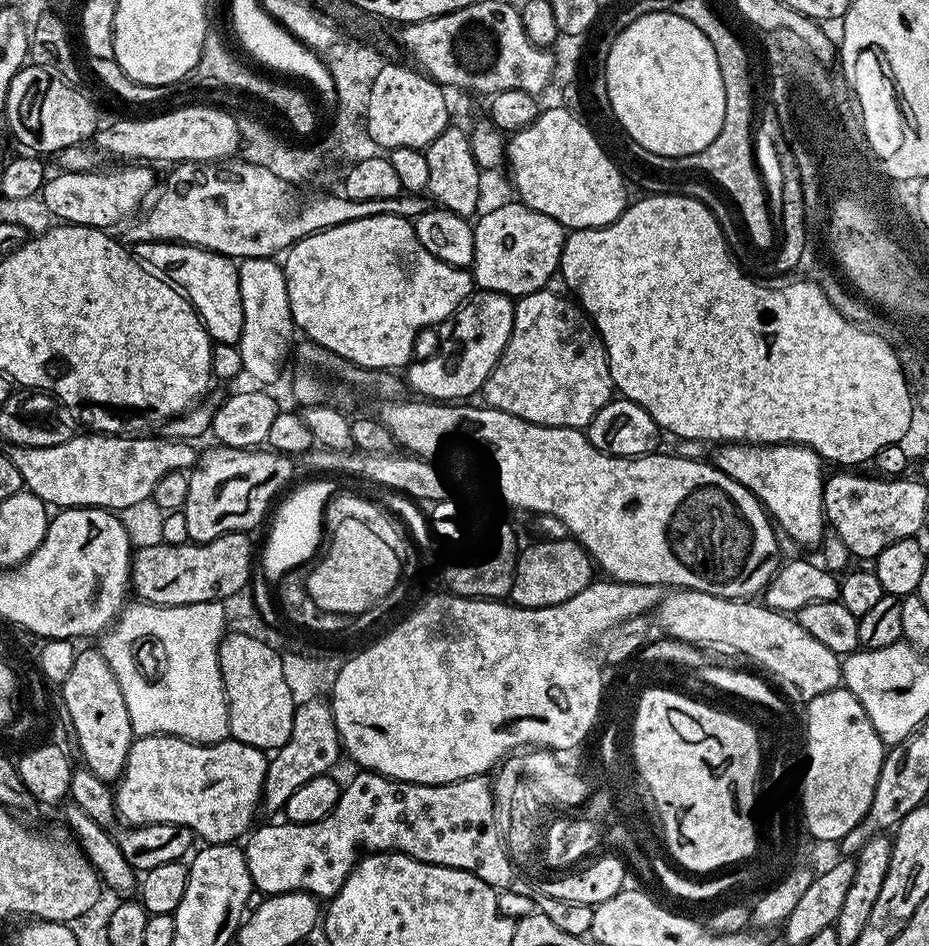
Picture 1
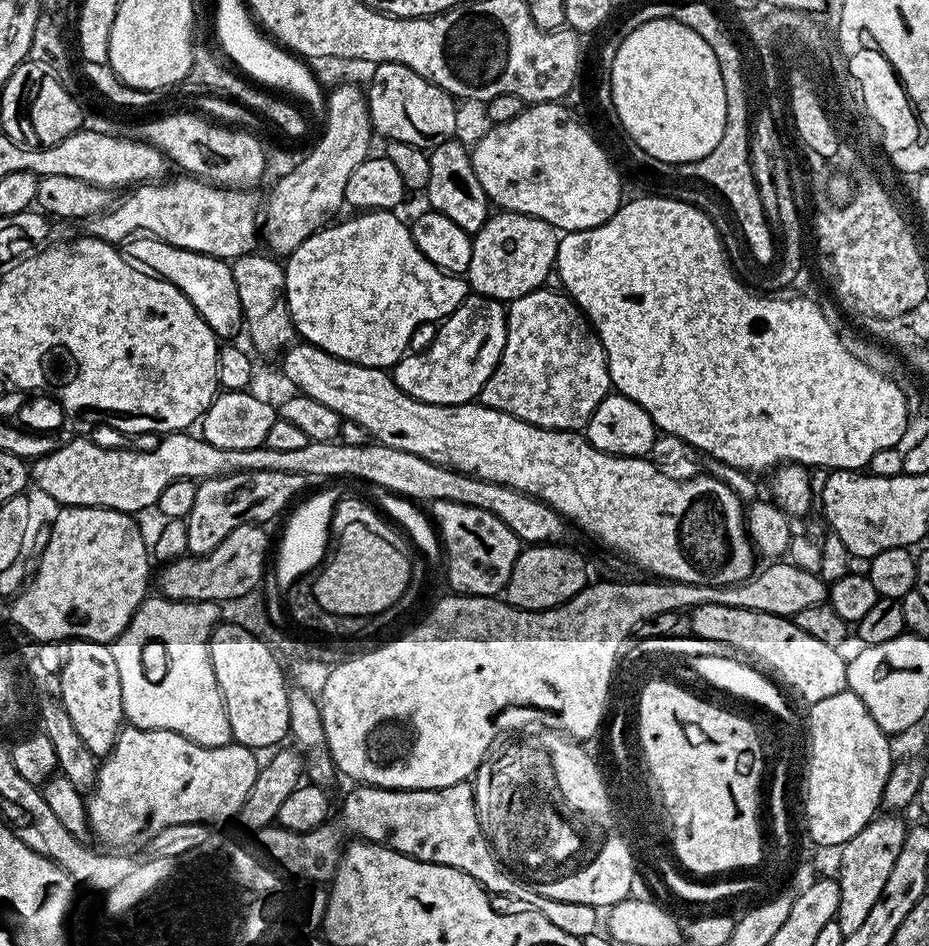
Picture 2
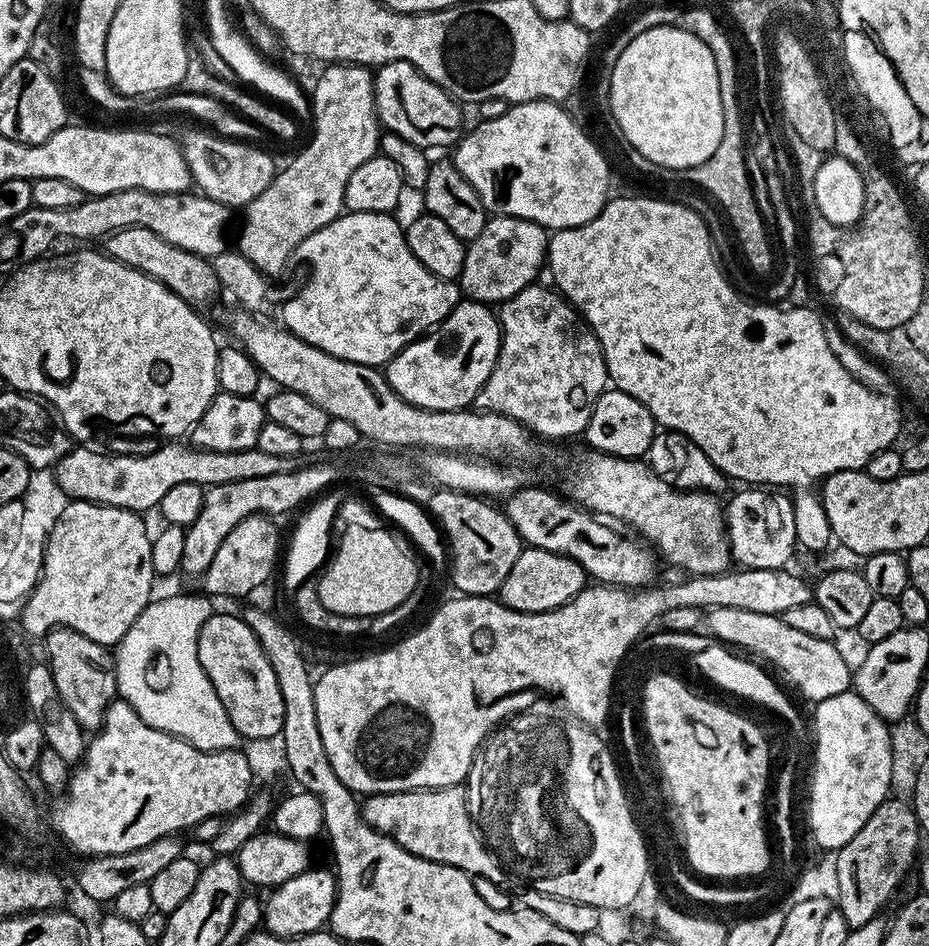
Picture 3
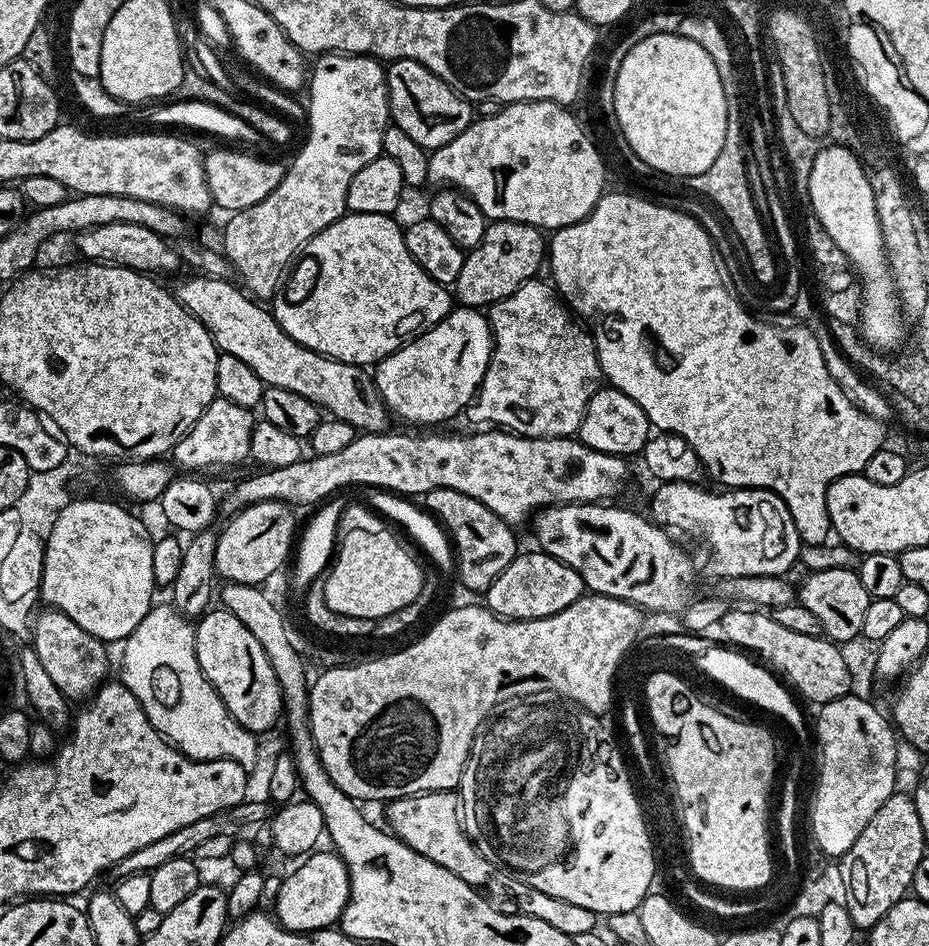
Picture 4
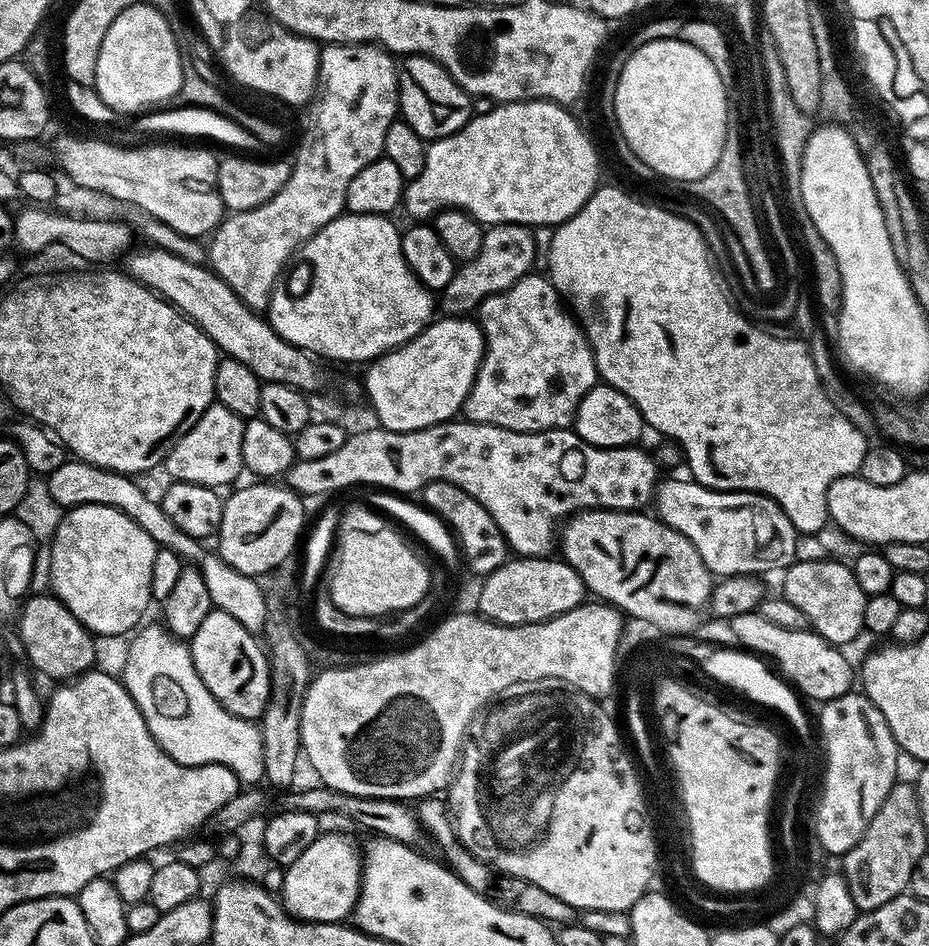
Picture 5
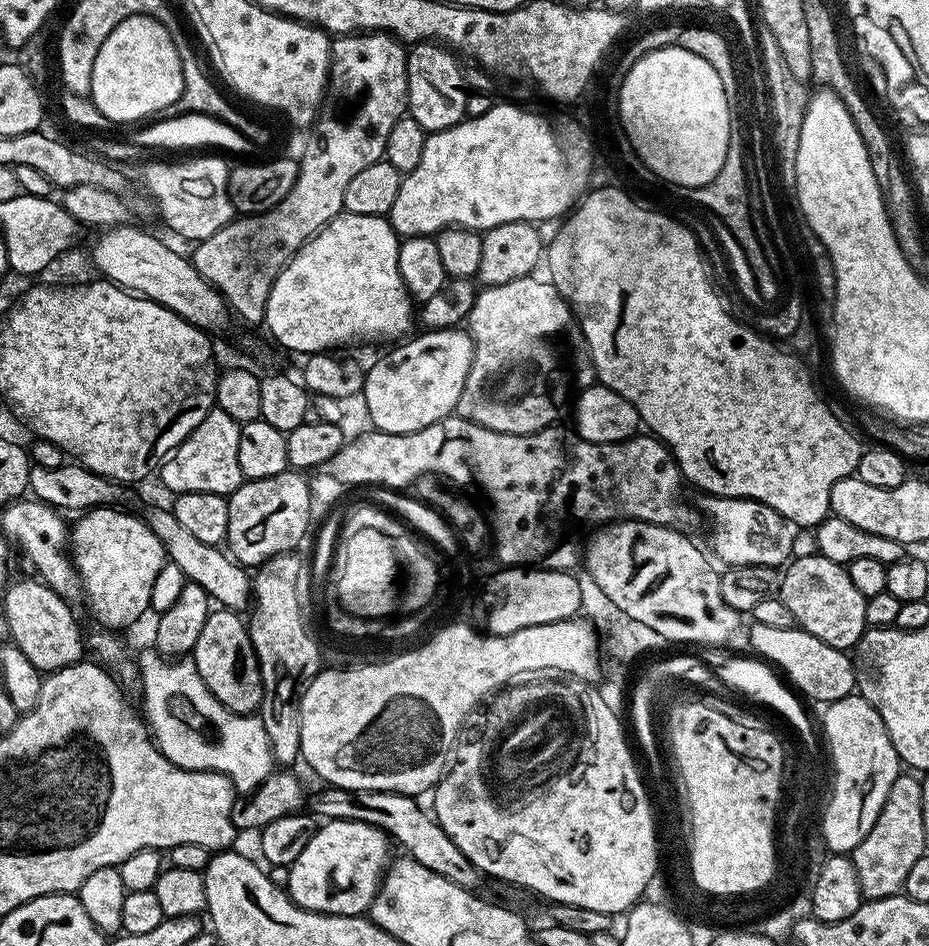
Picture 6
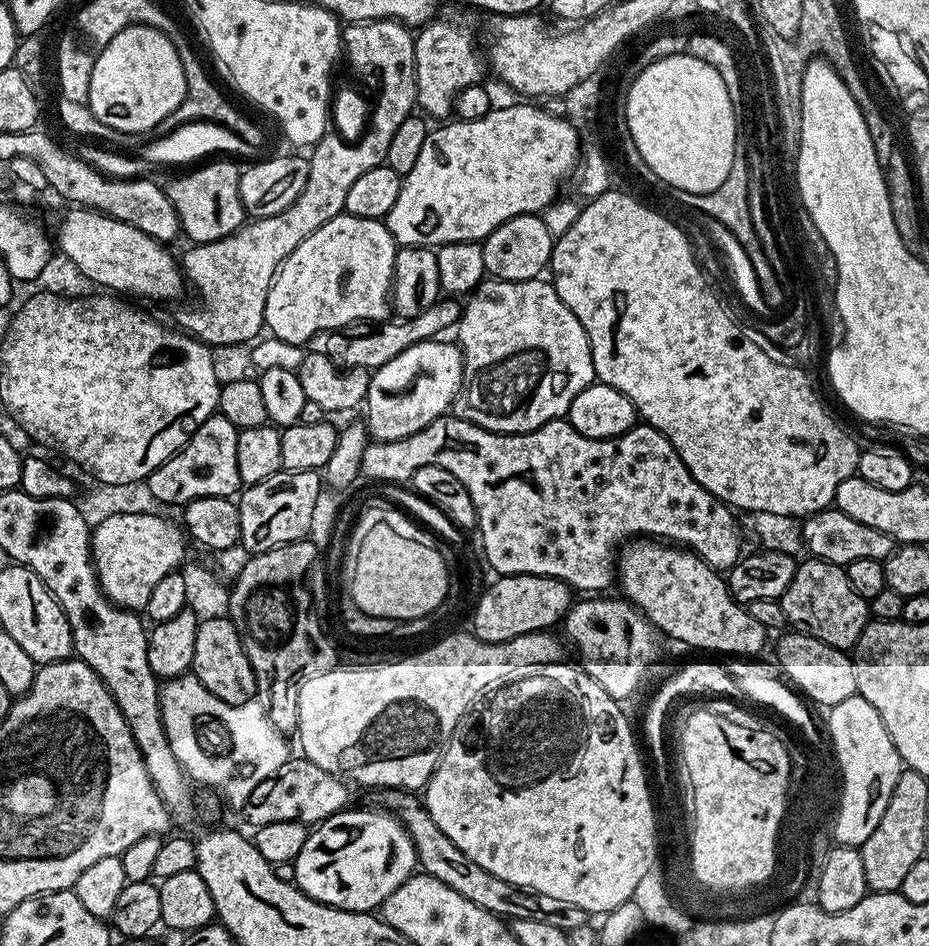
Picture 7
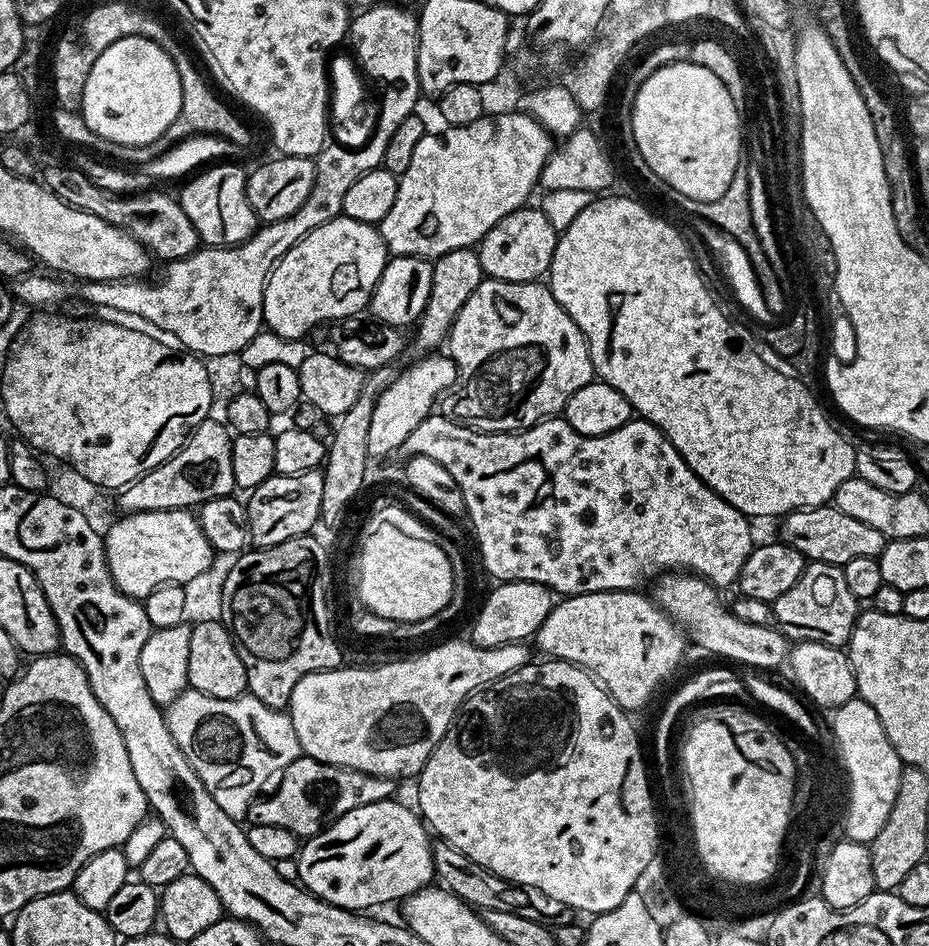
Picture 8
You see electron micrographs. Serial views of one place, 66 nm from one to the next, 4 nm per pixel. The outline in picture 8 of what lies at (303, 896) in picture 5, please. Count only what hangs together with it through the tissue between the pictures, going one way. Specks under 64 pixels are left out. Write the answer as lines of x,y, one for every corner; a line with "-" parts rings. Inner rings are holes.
396,798
374,802
370,806
358,806
316,836
309,836
303,841
298,852
297,868
300,871
299,883
313,896
325,900
339,908
349,910
372,910
379,904
388,904
391,900
403,901
406,896
413,896
420,888
427,888
433,883
432,846
429,829
415,811
412,812

